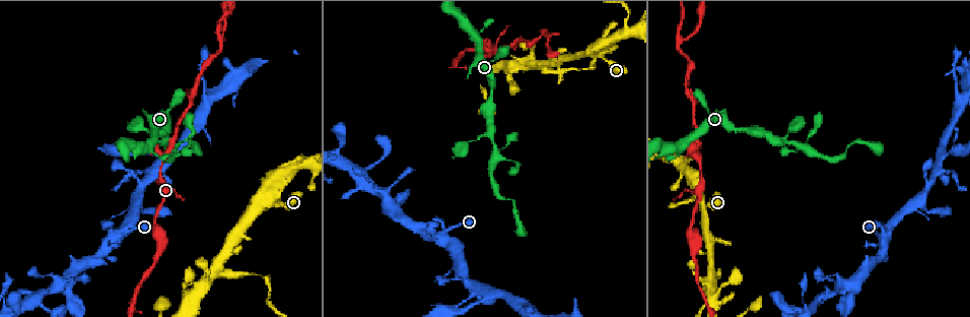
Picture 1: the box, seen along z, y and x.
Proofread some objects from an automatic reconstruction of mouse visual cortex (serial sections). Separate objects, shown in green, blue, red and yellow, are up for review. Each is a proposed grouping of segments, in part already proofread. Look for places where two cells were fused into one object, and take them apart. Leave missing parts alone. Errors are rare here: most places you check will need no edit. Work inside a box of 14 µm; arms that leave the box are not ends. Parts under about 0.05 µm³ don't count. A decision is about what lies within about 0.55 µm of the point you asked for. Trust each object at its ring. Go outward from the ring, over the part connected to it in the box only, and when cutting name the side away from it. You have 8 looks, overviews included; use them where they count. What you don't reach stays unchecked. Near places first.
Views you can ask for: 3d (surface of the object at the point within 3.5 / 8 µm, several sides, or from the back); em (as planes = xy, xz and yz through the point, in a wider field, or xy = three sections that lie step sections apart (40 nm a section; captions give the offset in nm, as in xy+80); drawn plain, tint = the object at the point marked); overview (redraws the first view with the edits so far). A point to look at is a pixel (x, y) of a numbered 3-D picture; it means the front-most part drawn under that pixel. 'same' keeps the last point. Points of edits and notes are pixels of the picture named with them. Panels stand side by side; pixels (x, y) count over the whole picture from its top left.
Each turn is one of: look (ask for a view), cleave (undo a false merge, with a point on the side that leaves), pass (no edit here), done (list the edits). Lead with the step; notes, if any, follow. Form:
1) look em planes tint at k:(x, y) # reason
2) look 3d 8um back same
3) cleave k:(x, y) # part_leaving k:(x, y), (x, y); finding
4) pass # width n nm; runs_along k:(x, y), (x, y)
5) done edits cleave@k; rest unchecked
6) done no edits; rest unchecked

look 3d 3.5um at 1:(597, 54) # a narrow waist

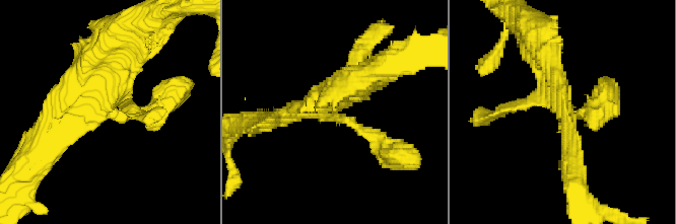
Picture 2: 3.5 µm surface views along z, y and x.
look em xy step 3 plain at 2:(96, 100) # shape alone is not enough

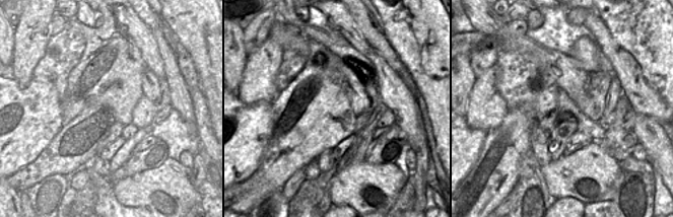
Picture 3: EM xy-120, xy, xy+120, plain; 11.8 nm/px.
look em xy step 3 tint same

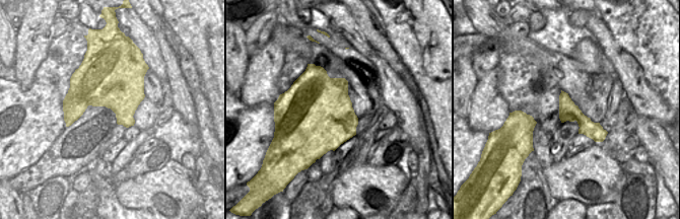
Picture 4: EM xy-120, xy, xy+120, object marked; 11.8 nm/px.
pass # runs_along 4:(563, 94), (565, 103), (602, 135); one cell here

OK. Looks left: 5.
look 3d 8um at 1:(216, 269) # abrupt turn

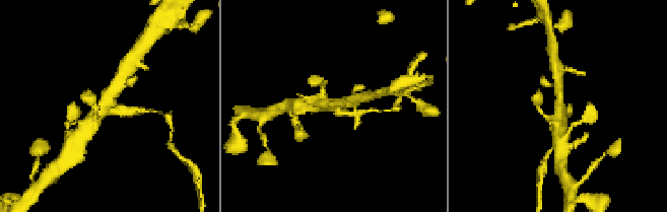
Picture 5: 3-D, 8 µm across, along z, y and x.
look em xy step 2 tint at 5:(560, 104) # arms 3; arm_widths 250, 300, 450 nm

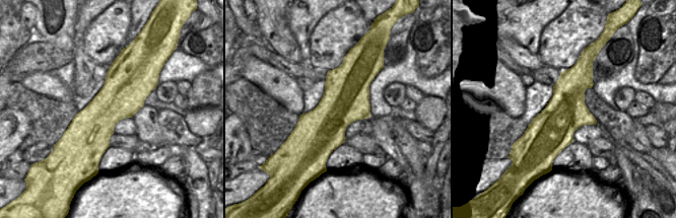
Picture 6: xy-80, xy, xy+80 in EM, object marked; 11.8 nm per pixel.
cleave 5:(129, 110) # part_leaving 5:(109, 110), (151, 110); a second cell is stuck on

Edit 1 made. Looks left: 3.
look 3d 8um at 1:(696, 158) # arms part here

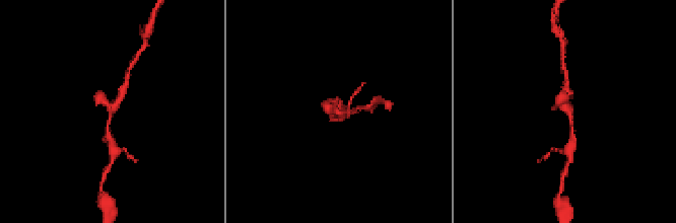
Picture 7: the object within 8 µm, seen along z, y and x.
look em xy step 2 tint at 7:(568, 109) # need the tissue

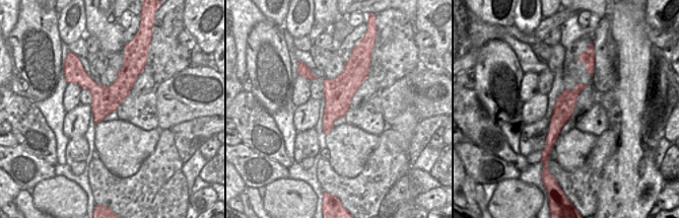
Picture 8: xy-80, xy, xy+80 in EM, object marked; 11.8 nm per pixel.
pass # runs_along 8:(582, 85), (566, 100), (549, 146); one cell here

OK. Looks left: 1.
done edits cleave@5; rest unchecked

